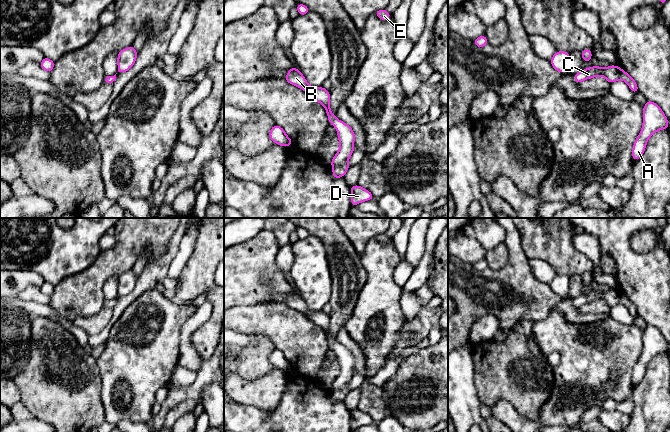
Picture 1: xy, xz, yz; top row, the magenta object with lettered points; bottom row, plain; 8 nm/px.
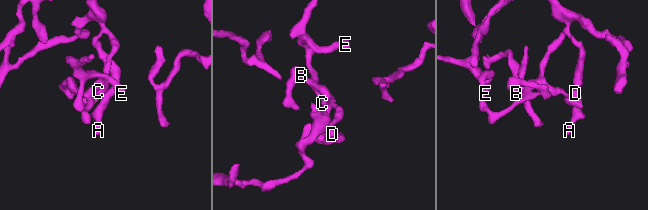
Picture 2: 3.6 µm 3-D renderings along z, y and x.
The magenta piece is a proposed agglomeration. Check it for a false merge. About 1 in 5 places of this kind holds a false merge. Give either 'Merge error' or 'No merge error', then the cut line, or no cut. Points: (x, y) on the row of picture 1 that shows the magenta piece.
No merge error. No split

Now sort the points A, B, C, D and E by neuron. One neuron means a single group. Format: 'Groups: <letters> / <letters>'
Groups: A B C D E

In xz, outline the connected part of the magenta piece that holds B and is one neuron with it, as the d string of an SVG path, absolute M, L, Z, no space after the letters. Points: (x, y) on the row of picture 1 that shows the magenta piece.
M294 67L288 70L285 81L301 88L314 100L324 106L329 123L336 127L340 143L340 148L330 163L334 169L332 176L334 178L344 177L346 171L350 168L348 160L354 151L355 133L348 124L340 121L332 114L330 109L330 94L328 90L324 89L322 86L317 88L310 87L300 70Z

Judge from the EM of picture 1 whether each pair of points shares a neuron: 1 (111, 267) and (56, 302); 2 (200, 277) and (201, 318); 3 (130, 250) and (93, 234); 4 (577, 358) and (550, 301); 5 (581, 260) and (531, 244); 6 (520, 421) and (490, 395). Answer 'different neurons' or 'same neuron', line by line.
1: same neuron
2: different neurons
3: different neurons
4: different neurons
5: same neuron
6: different neurons

